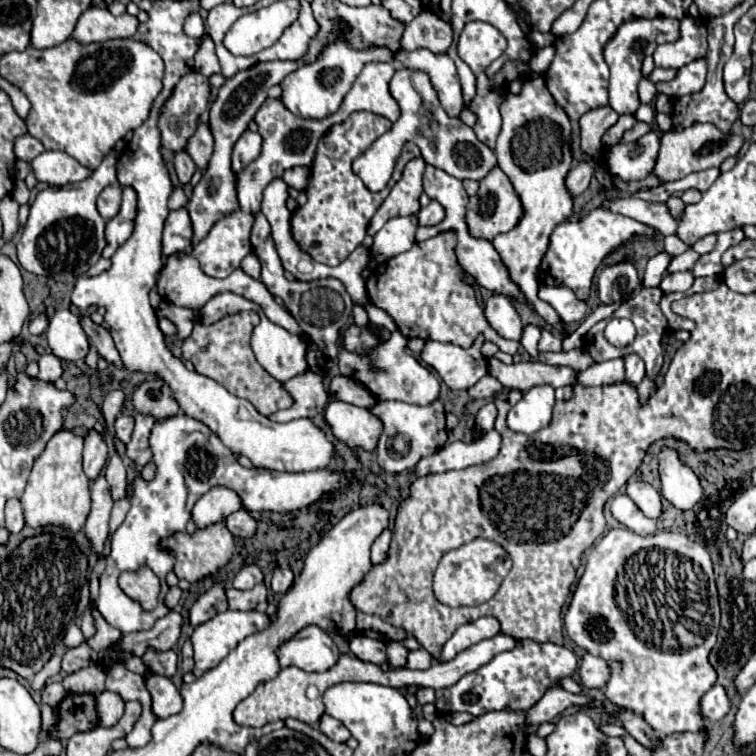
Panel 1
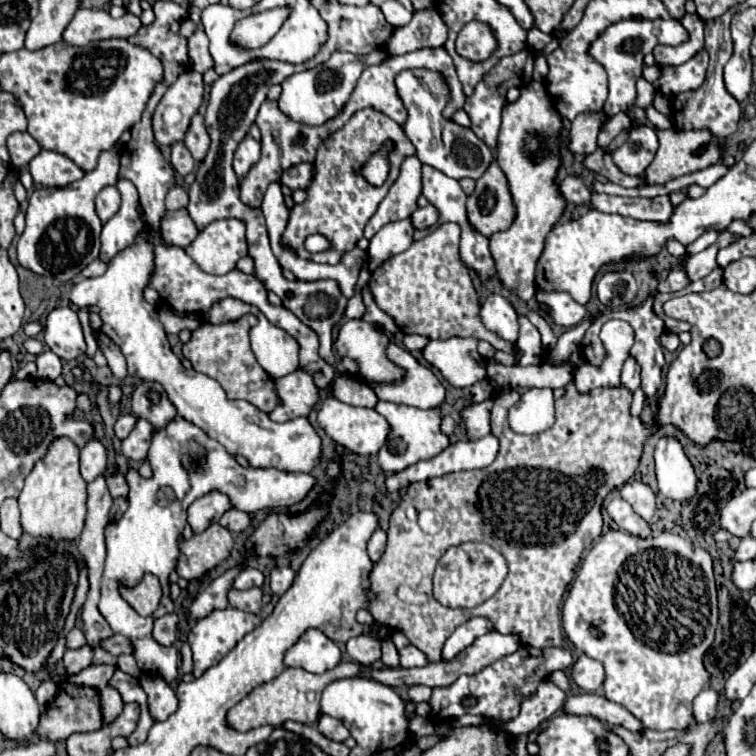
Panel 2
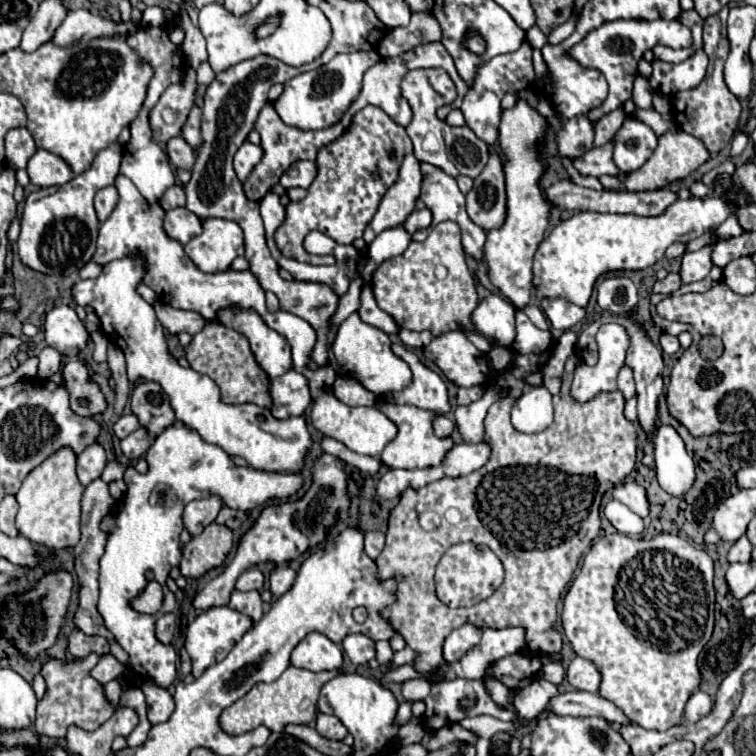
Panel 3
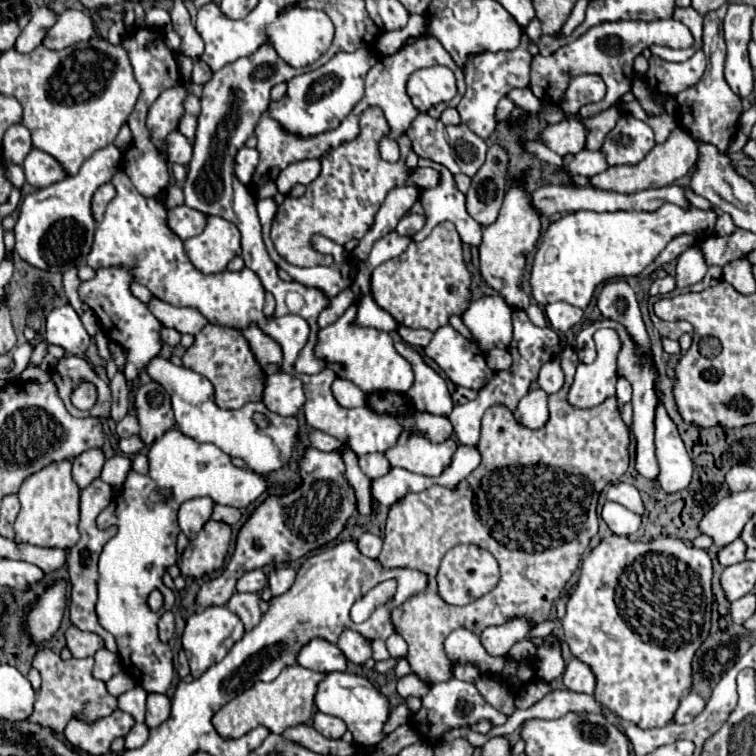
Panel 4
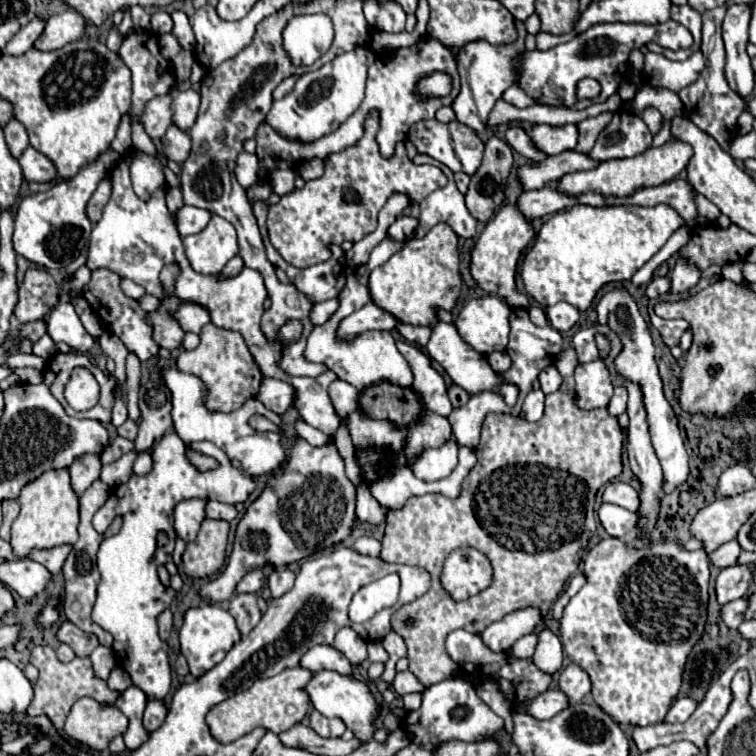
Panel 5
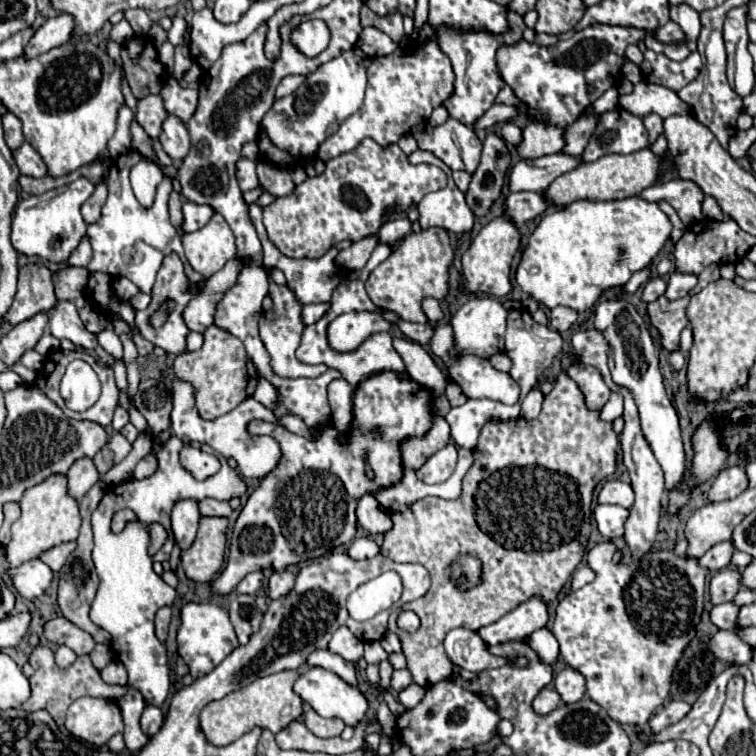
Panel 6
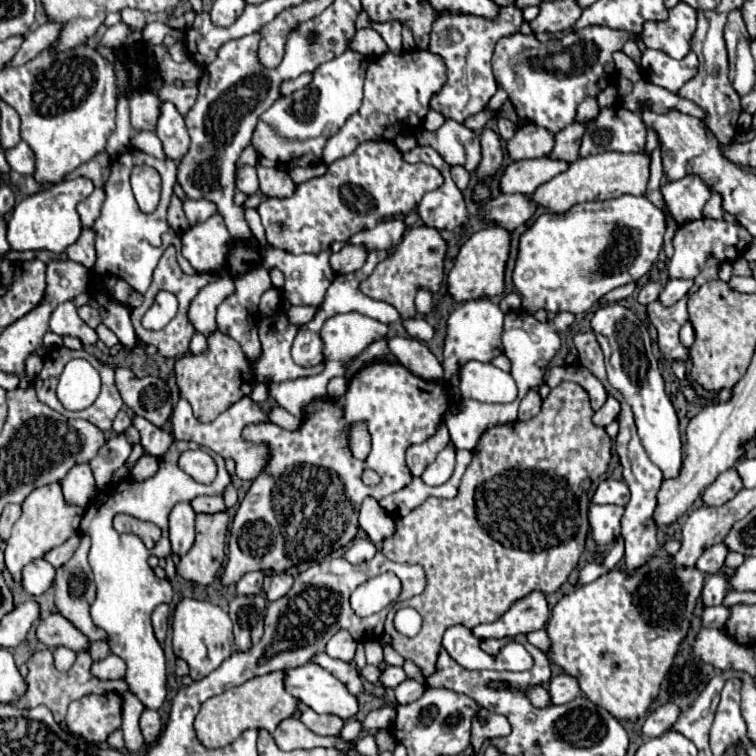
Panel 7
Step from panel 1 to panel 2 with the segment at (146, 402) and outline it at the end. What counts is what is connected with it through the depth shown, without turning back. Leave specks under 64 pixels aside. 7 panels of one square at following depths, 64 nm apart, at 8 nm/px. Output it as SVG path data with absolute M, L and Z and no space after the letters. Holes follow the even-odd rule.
M142 382L136 386L132 394L132 412L134 416L152 422L154 428L166 426L176 416L174 404L156 382Z

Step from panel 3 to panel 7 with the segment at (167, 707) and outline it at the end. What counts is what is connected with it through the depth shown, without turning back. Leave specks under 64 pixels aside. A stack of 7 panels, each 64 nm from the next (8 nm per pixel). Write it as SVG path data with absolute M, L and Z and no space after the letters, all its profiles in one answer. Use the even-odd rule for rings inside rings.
M144 710L142 716L140 716L140 728L142 728L142 734L146 738L146 744L154 744L160 730L162 730L162 722L160 722L160 714L156 710Z

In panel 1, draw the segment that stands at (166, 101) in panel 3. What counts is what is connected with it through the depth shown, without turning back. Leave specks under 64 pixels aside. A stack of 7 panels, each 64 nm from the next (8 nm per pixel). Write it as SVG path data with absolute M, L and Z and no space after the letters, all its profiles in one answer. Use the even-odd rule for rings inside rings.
M190 72L186 76L180 78L180 82L174 88L174 94L170 96L170 100L166 102L166 106L162 108L162 116L160 116L160 130L162 130L162 146L174 152L182 152L188 146L190 136L196 132L198 122L202 112L208 108L210 102L210 82L206 76L202 76L200 72Z

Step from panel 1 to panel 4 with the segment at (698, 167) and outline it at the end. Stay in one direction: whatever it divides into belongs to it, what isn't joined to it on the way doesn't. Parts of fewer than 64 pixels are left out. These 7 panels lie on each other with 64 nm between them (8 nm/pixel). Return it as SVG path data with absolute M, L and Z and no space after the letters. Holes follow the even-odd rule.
M674 128L668 140L662 144L656 144L638 166L612 166L606 172L590 178L590 184L602 190L614 190L614 192L624 192L624 194L640 192L646 188L662 188L684 178L696 166L698 158L700 158L700 152L698 152L696 140L688 132Z

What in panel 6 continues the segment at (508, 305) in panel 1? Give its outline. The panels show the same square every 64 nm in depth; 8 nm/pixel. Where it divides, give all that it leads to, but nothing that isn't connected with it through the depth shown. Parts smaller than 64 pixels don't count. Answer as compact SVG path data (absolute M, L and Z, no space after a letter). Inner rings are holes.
M484 296L468 300L450 320L454 328L454 350L458 354L476 354L480 358L490 358L498 352L504 352L504 334L506 334L506 314L508 310L498 298Z

